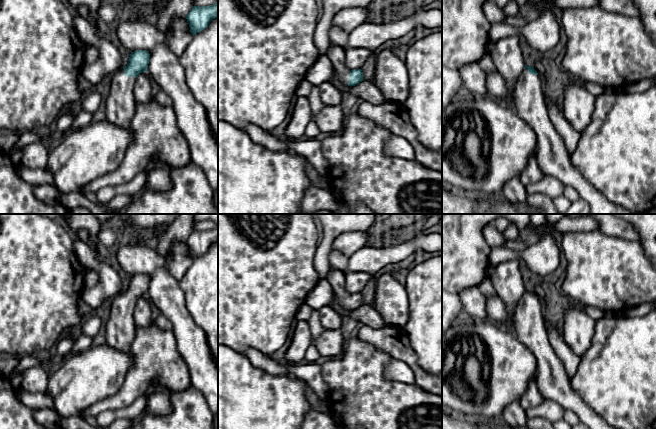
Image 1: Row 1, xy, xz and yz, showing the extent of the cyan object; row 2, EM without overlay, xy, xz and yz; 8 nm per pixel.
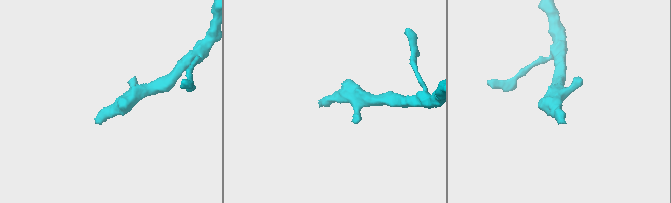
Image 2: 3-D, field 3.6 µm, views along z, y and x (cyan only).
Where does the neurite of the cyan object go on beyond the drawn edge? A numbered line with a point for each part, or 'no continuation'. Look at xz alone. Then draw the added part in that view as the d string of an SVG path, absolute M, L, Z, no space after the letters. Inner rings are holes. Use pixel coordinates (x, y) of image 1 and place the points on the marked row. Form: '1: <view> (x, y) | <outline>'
1: xz (335, 53) | M331 45L327 52L327 57L332 62L332 65L333 65L338 81L343 86L348 86L349 75L350 75L351 70L347 68L343 62L342 47L337 46L337 45Z

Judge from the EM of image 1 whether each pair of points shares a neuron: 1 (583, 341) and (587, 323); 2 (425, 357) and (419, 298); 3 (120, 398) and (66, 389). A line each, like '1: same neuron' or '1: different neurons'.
1: same neuron
2: same neuron
3: different neurons

